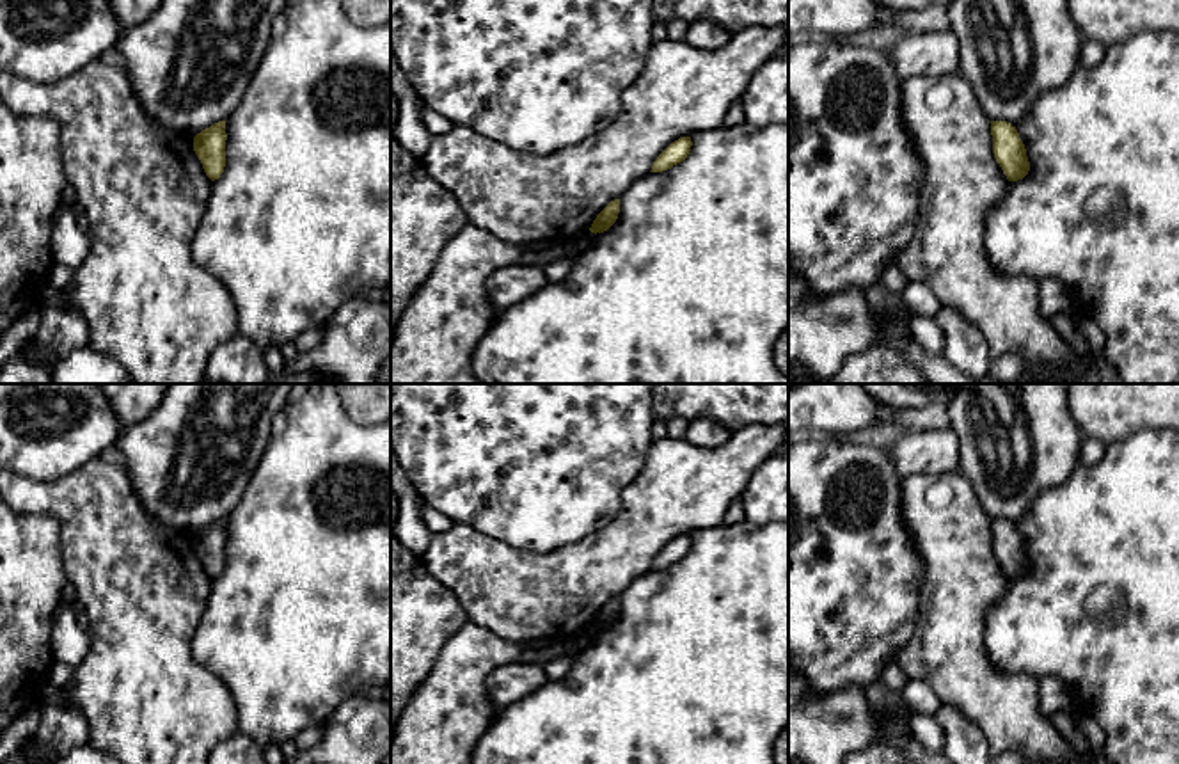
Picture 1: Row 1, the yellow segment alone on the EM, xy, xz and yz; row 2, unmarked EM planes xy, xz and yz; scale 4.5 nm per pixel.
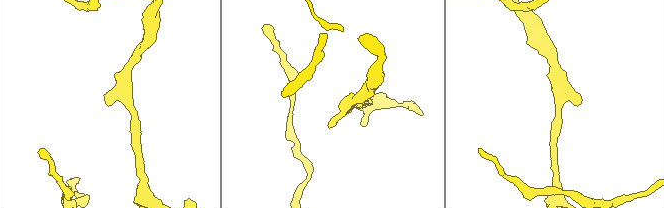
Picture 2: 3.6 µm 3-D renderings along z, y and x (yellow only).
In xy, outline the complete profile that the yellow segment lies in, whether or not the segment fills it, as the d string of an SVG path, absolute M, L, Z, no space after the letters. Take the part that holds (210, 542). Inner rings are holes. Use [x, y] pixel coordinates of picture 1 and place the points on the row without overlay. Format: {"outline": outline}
{"outline": "M218 519L194 535L194 549L206 574L215 579L226 565L226 519Z"}

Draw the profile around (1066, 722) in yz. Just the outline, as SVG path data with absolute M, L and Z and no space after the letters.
M1076 704L1055 712L1051 718L1055 728L1080 752L1088 752L1090 744L1078 727Z

